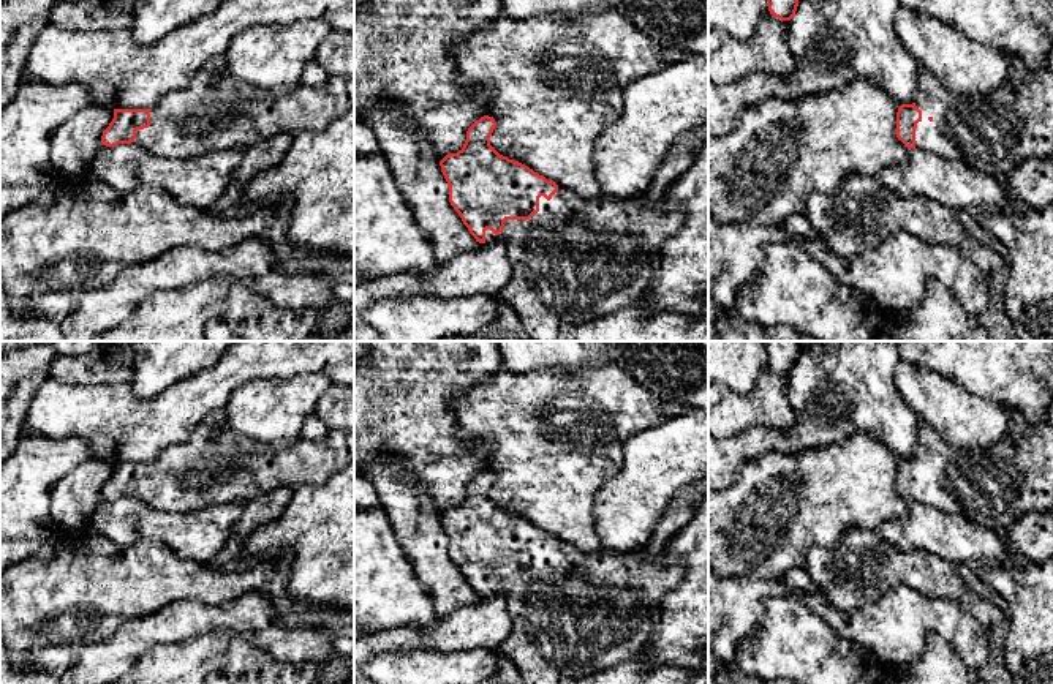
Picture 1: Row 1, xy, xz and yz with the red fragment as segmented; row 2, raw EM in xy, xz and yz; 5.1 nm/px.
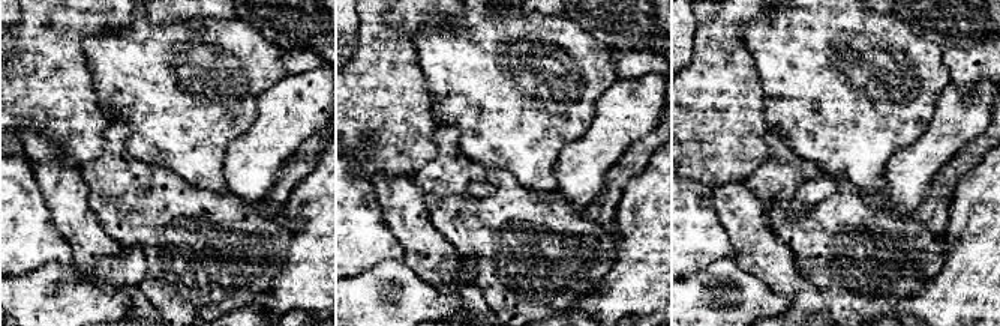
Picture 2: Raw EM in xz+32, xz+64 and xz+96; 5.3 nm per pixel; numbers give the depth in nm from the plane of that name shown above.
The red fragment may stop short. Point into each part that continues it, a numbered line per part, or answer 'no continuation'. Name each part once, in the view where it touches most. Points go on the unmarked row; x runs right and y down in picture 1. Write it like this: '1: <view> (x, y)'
1: xz (577, 613)

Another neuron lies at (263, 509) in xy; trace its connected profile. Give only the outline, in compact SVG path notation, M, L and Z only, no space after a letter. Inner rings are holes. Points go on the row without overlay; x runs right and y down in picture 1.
M275 488L245 502L242 515L232 526L234 539L248 537L256 528L278 518L291 499L292 490Z

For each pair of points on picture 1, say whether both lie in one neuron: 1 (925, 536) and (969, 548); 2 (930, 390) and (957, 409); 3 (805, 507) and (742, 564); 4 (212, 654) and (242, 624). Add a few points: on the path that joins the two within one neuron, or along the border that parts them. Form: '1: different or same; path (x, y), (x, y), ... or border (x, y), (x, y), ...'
1: same; path (936, 536), (958, 539)
2: same; path (936, 397), (951, 409)
3: same; path (789, 517), (758, 548)
4: different; border (196, 635), (228, 629), (264, 651)

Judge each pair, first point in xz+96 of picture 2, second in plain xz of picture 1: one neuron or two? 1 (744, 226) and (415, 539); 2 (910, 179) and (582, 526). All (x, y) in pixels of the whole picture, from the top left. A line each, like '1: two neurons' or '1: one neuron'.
1: one neuron
2: two neurons

